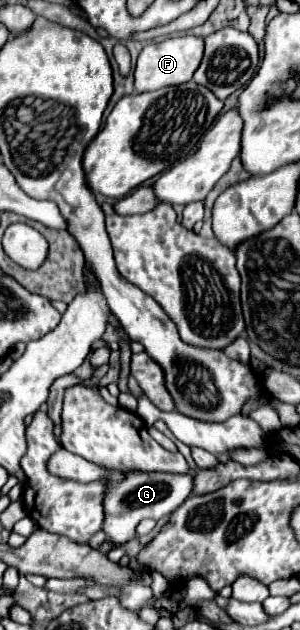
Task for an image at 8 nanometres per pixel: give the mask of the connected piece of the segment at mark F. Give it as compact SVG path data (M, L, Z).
M183 35L183 37L171 37L161 43L149 43L141 49L135 71L133 71L133 87L137 93L143 91L157 91L159 87L169 87L169 85L179 85L185 83L193 77L193 71L199 67L199 61L203 57L203 39L193 37L193 35Z

